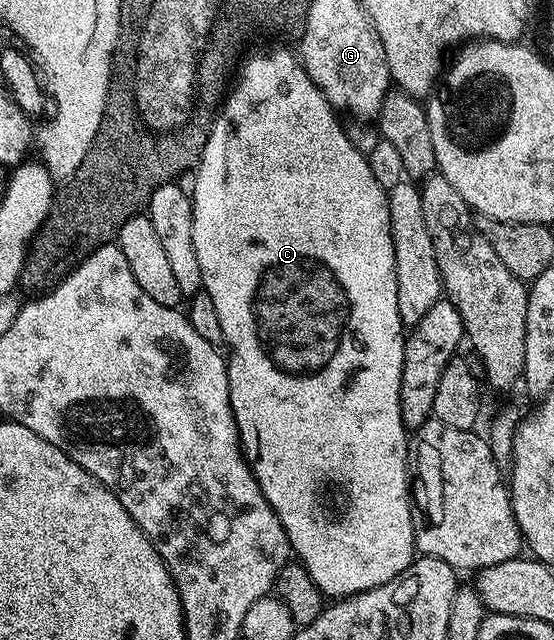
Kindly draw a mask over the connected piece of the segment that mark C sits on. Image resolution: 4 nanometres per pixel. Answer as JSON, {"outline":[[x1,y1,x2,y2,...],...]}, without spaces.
{"outline":[[296,52,273,53,257,57,254,61,247,59,236,77,213,118,203,155,195,166,197,178,191,188,195,255,201,268,203,292,211,295,211,303,215,303,215,315,223,331,231,411,241,436,245,462,279,523,283,523,292,556,309,572,312,588,326,593,329,599,354,597,356,593,394,581,414,561,417,548,413,526,415,506,411,500,411,437,401,414,401,380,407,333,399,319,389,194,379,179,375,179,368,156,362,150,360,153,345,134,337,118,340,117,338,112,323,91,315,87]]}

